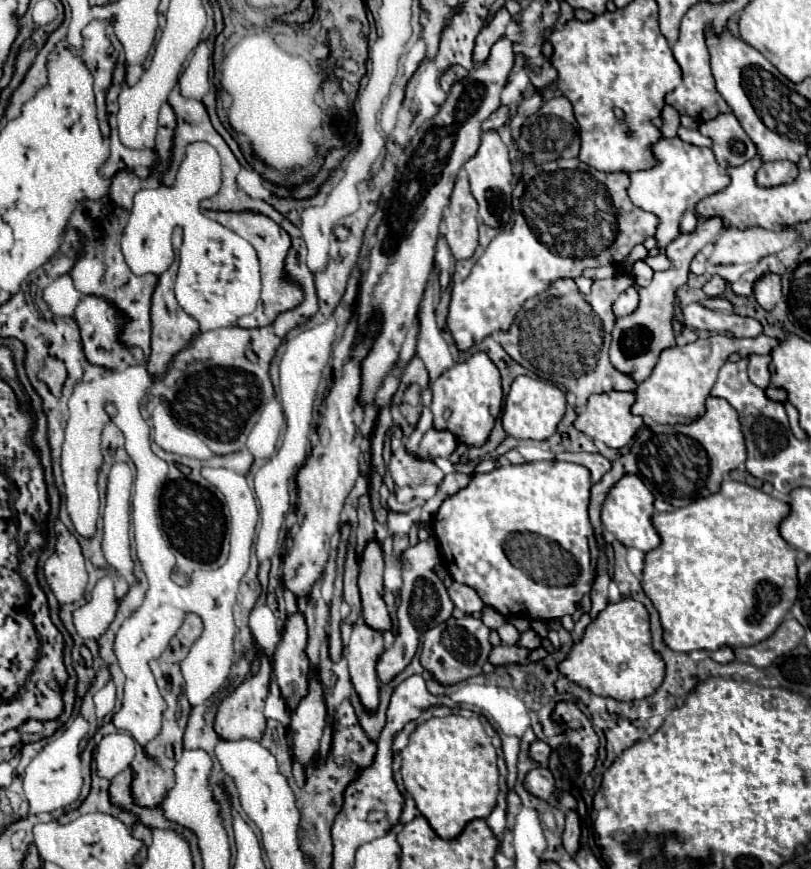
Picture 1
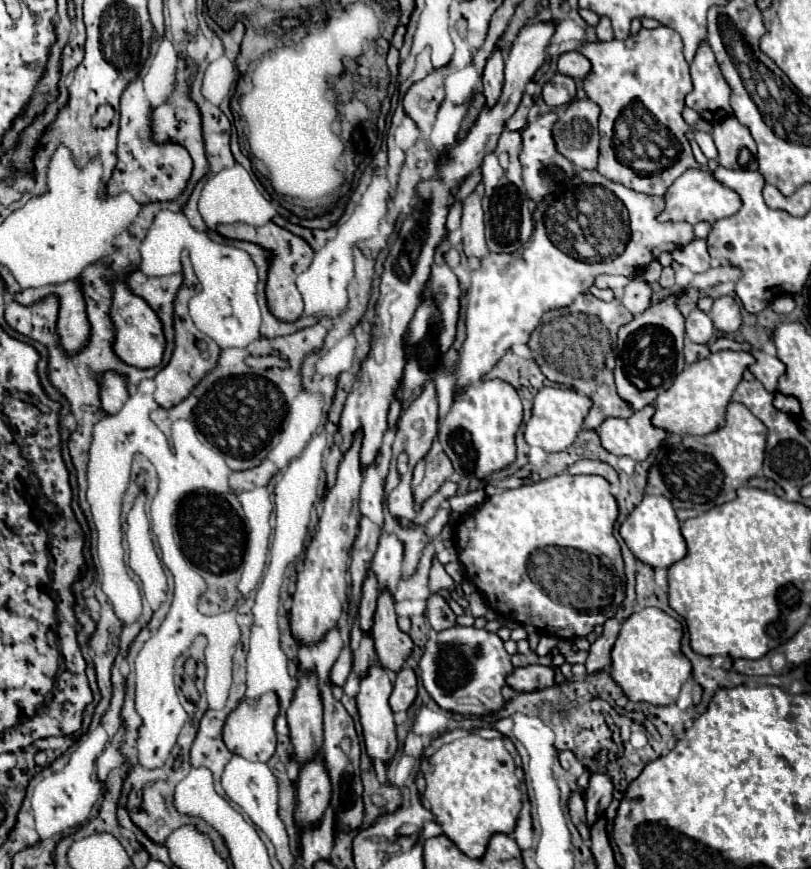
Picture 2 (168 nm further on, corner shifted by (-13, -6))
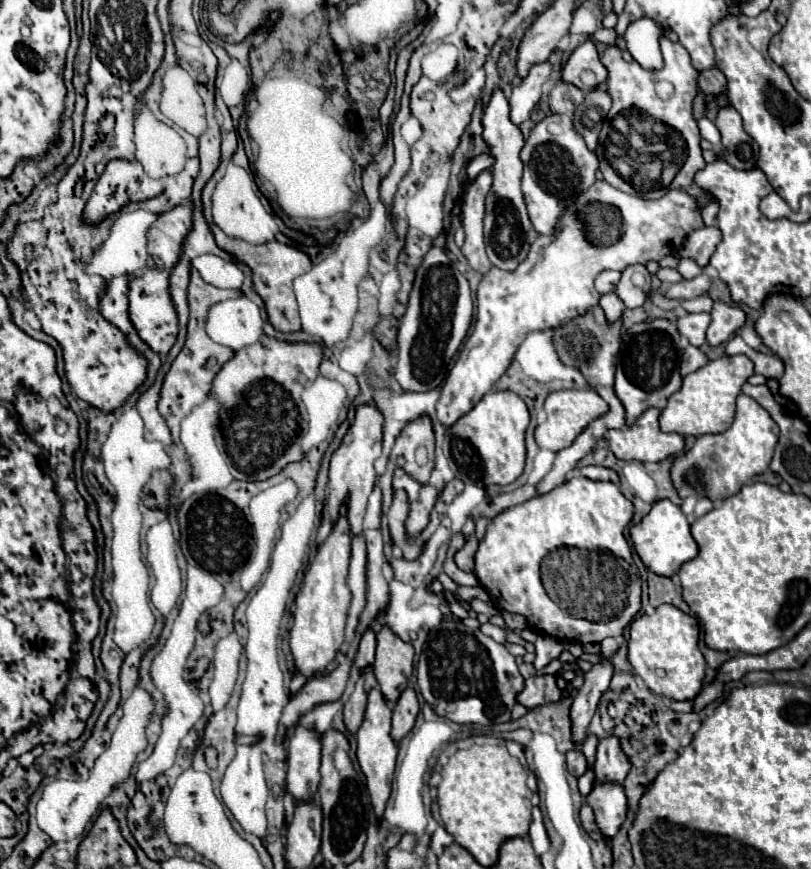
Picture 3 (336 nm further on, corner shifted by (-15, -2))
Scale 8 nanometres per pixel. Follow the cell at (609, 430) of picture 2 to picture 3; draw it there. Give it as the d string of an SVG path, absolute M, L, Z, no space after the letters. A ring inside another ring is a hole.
M648 409L630 427L608 431L606 439L612 453L622 461L660 463L684 451L684 437L678 433L662 433L658 427L660 409Z

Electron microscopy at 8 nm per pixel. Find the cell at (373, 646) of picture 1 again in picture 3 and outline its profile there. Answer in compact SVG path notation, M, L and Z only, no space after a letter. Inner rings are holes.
M374 687L368 693L368 707L366 707L364 723L362 723L362 727L358 729L358 735L356 735L356 739L358 739L356 757L358 757L362 773L366 775L370 801L372 801L372 807L374 807L374 813L376 813L378 821L382 821L386 801L388 801L390 791L392 791L392 777L394 777L394 765L396 765L396 753L398 753L398 747L394 745L394 741L390 737L390 719L392 719L392 709L384 701L380 689Z

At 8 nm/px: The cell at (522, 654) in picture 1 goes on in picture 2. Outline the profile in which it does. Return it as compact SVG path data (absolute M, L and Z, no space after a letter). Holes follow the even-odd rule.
M544 665L516 667L506 677L506 683L516 691L534 691L534 689L554 685L554 671L552 667L544 667Z

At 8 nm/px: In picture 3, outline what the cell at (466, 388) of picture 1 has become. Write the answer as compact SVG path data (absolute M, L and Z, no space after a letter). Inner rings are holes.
M490 391L482 401L446 431L444 457L452 471L466 473L480 485L508 485L514 483L526 463L524 435L530 423L528 407L512 391Z

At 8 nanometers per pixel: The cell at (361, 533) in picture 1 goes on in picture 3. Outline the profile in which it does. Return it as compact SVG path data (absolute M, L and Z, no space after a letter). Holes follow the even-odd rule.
M368 629L360 641L360 649L358 649L358 655L356 655L356 661L354 665L358 667L358 671L362 673L366 667L372 665L374 661L374 651L376 651L376 635L372 629Z

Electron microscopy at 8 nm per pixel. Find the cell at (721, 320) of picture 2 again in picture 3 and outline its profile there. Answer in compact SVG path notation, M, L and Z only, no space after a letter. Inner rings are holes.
M722 301L714 303L712 309L712 323L708 327L708 345L716 347L720 343L726 343L746 321L746 315L740 307L728 307Z

